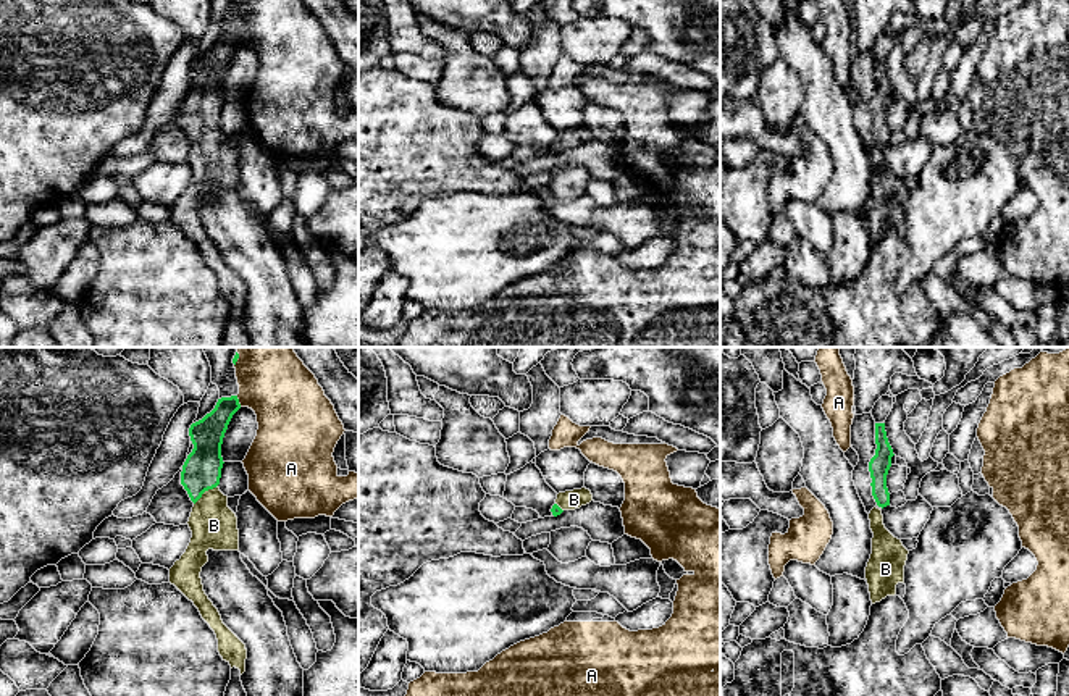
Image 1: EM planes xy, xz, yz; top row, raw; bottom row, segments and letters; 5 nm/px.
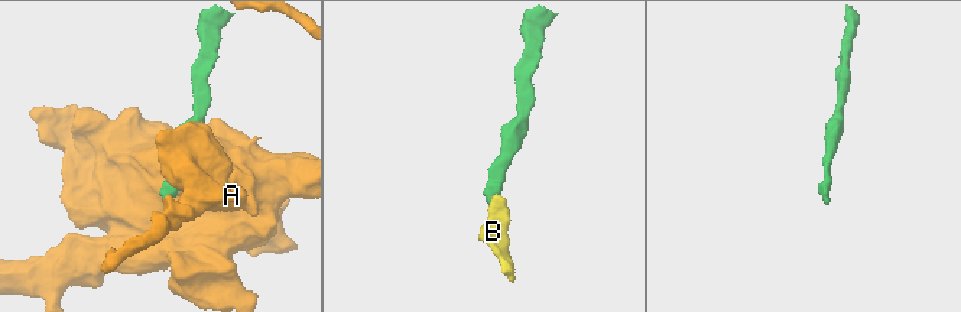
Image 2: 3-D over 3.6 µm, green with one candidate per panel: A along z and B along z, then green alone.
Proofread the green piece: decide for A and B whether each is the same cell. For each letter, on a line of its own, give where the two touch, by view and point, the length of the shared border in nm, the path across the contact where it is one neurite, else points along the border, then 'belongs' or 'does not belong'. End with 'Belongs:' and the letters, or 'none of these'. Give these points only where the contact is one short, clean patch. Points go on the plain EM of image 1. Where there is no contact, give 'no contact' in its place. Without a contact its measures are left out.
A: meets green in xy at (238, 39); contact 60 nm long; border along xy (236, 34), (241, 44); does not belong
B: meets green in xy at (204, 129); contact 160 nm long; runs through xy (201, 110), (204, 129), (213, 163); belongs
Belongs: B

